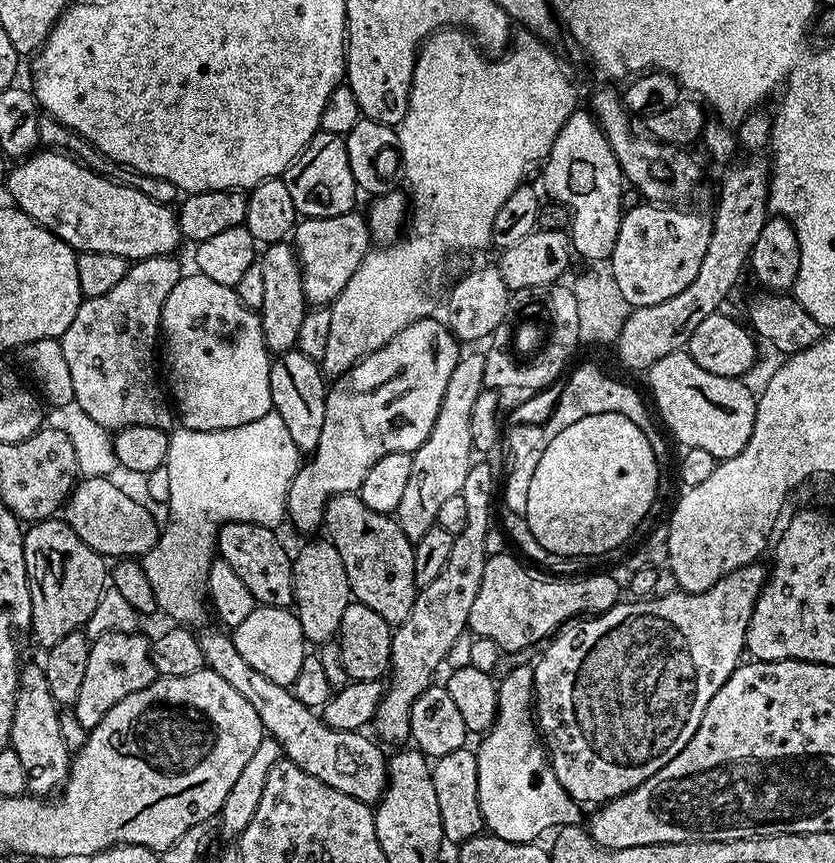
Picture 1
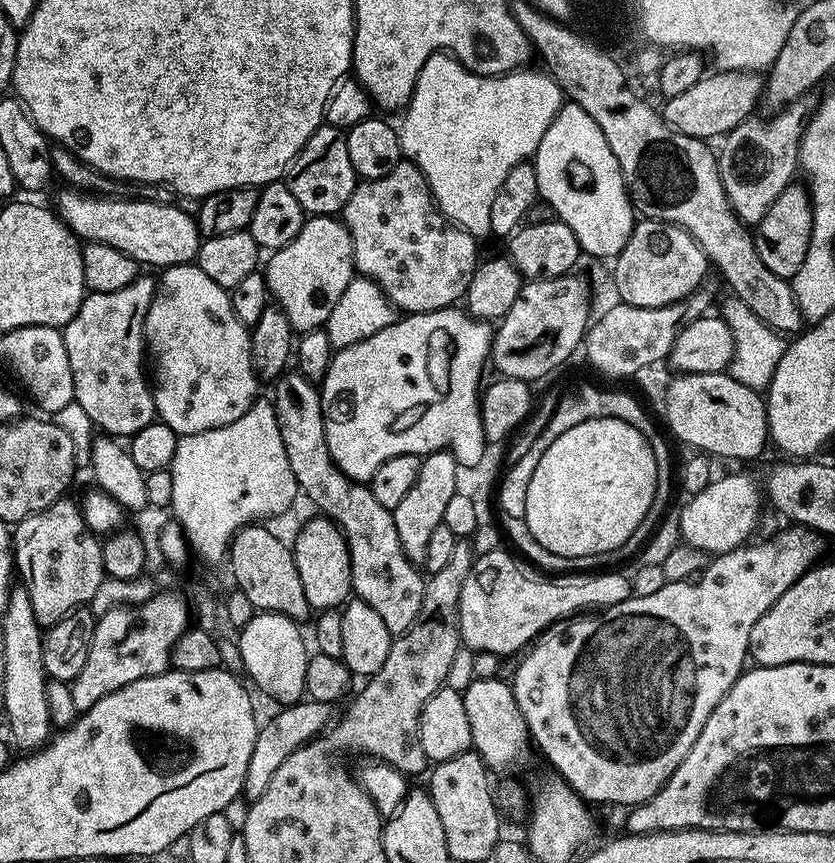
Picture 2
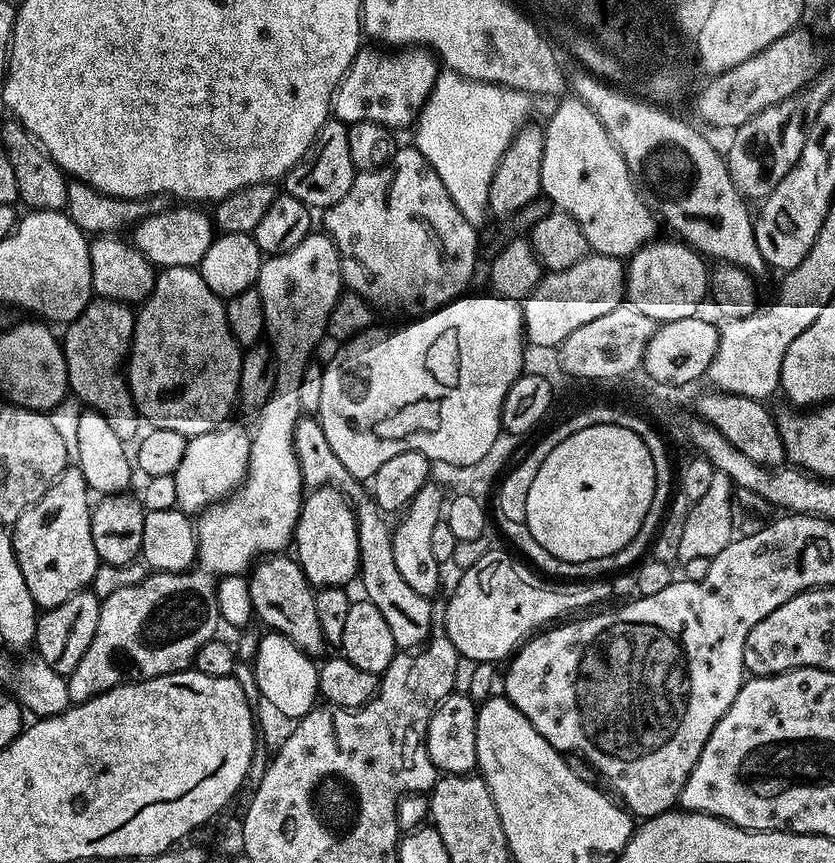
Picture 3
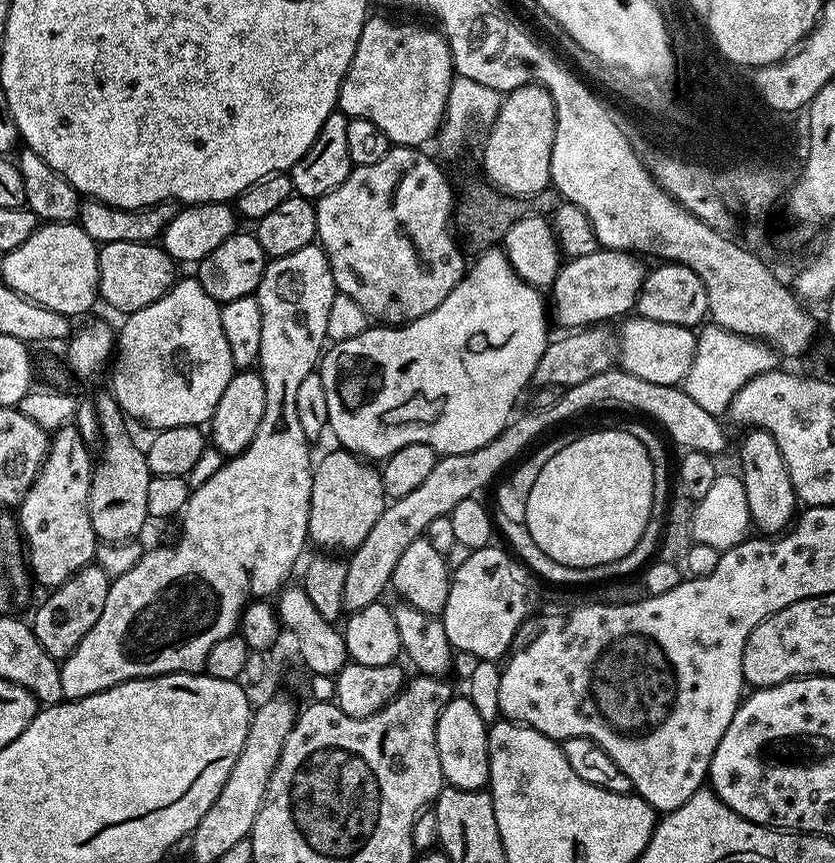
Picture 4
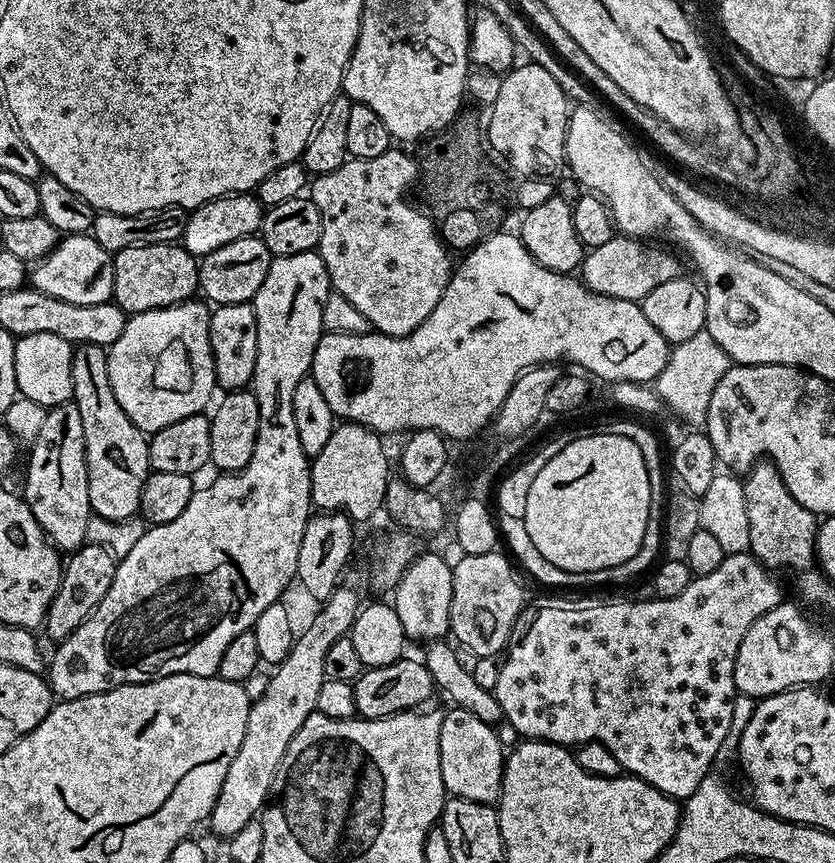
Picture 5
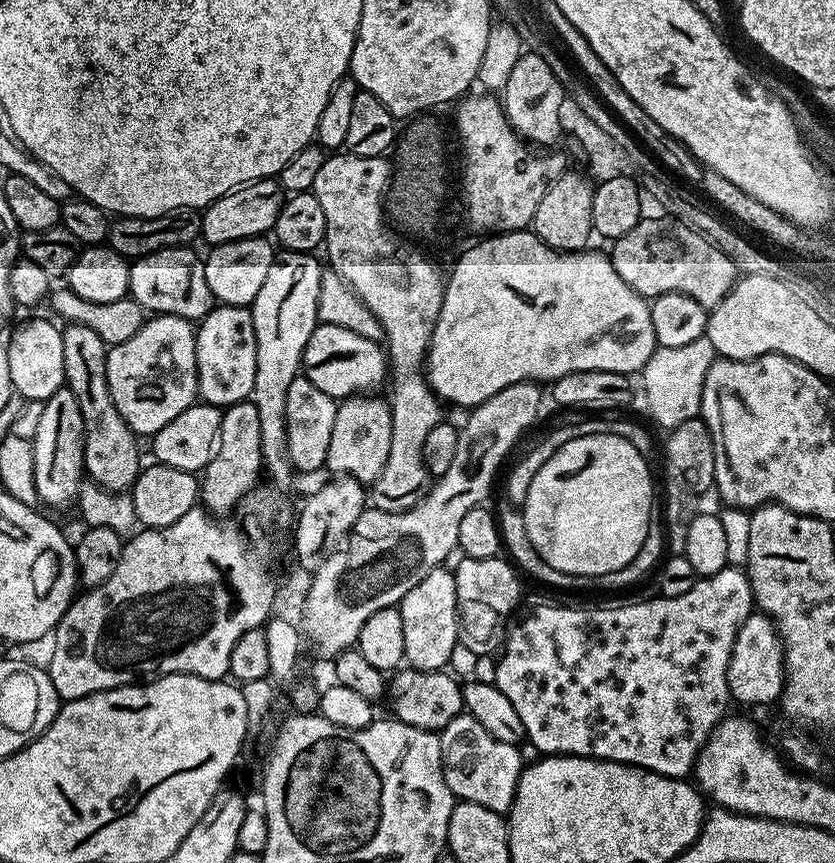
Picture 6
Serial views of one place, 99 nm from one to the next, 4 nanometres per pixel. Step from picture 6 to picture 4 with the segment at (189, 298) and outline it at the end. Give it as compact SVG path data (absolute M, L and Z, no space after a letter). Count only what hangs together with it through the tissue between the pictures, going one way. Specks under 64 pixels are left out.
M110 242L99 245L98 286L99 299L104 300L119 314L137 312L150 302L158 302L162 294L171 290L178 279L177 261L164 251L159 243L135 244L134 242Z

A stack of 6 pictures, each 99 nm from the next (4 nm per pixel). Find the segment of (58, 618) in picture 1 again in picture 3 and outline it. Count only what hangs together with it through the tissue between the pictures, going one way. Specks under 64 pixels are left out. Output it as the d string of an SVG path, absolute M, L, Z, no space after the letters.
M69 466L46 494L21 514L11 529L14 554L37 609L53 608L58 602L66 602L70 594L85 591L96 571L101 571L94 538L90 534L93 505L90 500L88 504L88 496L90 489L86 478L78 467Z

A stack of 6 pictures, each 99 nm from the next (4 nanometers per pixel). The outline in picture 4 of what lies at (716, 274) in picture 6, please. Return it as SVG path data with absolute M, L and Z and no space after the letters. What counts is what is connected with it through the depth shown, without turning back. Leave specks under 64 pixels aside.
M600 248L586 258L568 260L556 275L550 289L550 312L564 330L583 330L612 322L615 316L624 318L636 308L640 287L644 284L646 268L630 252L615 252L613 248Z

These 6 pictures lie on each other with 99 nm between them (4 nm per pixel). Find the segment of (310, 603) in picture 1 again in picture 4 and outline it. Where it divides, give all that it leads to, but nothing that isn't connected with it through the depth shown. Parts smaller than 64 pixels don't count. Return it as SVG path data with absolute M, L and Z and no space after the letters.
M335 451L326 453L321 460L319 457L312 469L308 538L313 545L316 543L320 547L317 549L348 554L373 529L374 522L378 521L385 508L386 497L380 473L371 463L355 456L353 452Z

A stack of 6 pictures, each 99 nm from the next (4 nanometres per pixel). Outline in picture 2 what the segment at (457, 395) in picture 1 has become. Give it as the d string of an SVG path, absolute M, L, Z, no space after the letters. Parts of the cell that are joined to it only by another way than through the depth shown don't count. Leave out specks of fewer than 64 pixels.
M447 450L429 452L420 461L418 478L410 494L406 494L406 498L402 498L402 502L398 502L398 506L392 509L394 526L398 526L398 538L402 542L402 550L417 566L423 565L426 546L430 543L430 534L434 534L434 526L444 522L446 506L457 491L457 469L456 457L451 452Z

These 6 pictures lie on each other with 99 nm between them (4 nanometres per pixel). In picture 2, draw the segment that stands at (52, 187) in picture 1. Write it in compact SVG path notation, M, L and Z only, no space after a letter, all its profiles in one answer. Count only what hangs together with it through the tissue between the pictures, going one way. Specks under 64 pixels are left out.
M67 186L61 189L54 211L81 241L114 246L114 250L122 250L122 254L134 258L137 264L149 264L155 270L195 261L202 237L191 211L183 212L176 204L85 194Z

